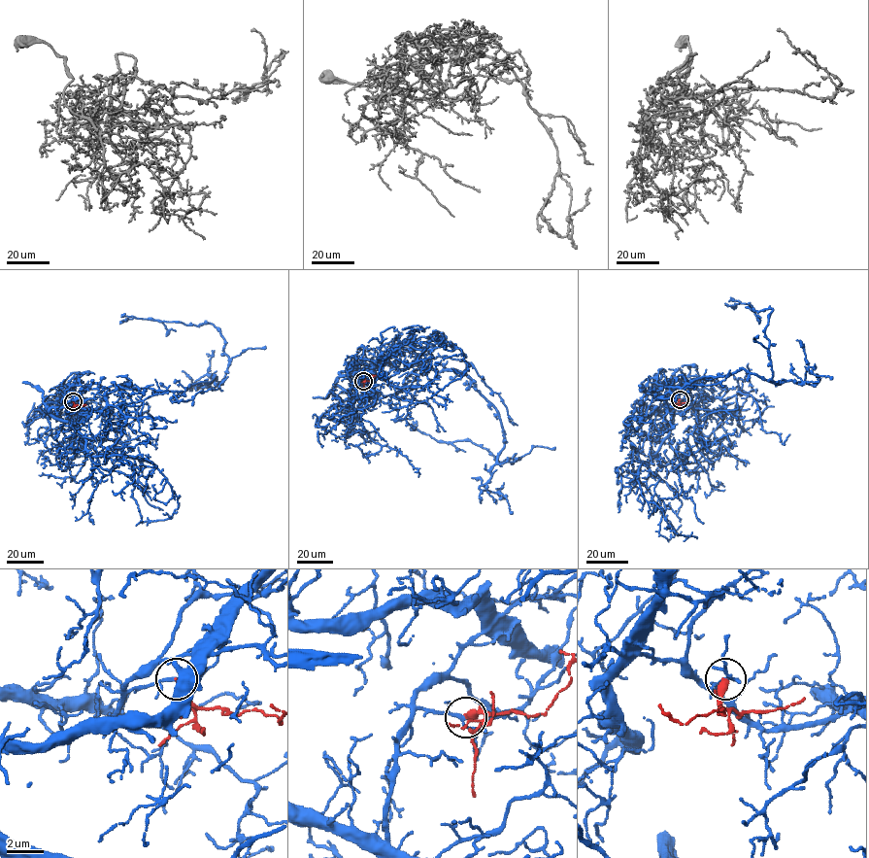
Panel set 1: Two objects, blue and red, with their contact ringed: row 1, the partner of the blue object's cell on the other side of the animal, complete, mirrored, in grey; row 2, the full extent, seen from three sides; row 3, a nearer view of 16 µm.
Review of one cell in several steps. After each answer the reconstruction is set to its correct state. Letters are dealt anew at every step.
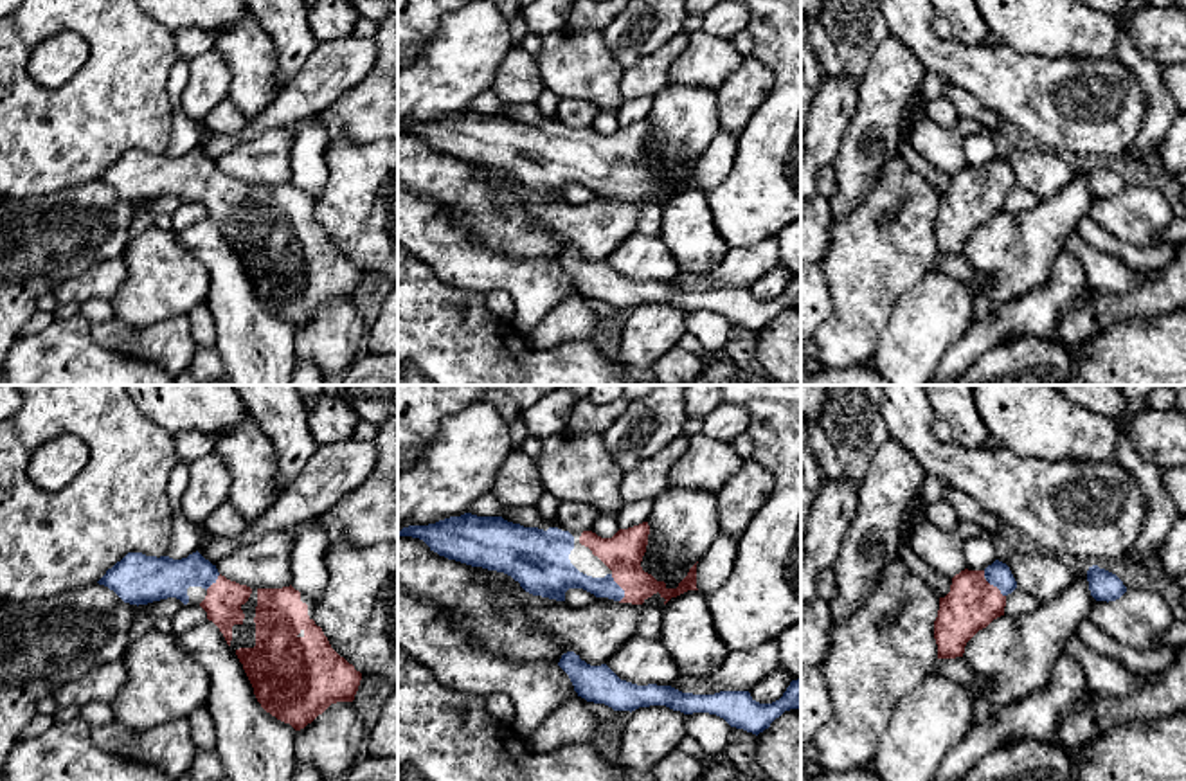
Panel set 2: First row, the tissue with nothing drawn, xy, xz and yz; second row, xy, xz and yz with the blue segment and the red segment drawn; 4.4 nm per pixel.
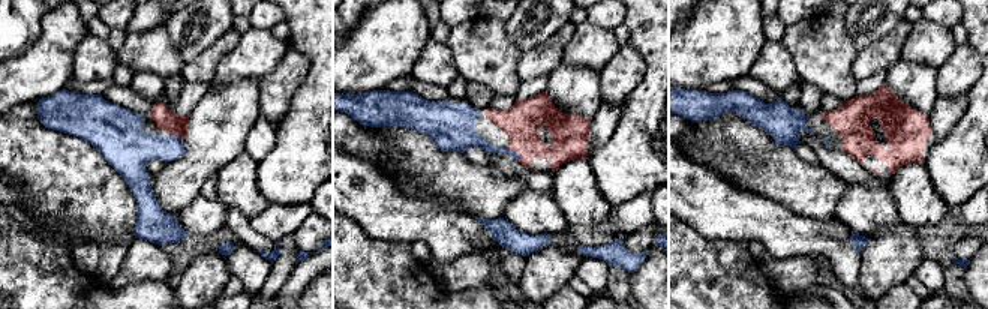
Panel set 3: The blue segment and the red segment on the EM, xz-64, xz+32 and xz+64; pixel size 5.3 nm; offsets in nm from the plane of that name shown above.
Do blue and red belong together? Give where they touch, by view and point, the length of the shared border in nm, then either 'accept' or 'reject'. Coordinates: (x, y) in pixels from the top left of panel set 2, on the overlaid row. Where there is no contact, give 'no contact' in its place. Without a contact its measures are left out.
xz (621, 589) | 130 nm | accept

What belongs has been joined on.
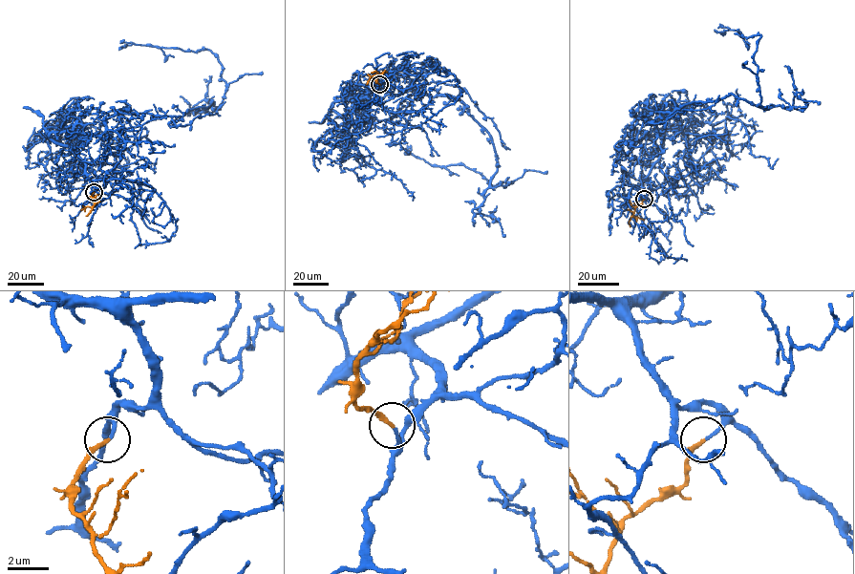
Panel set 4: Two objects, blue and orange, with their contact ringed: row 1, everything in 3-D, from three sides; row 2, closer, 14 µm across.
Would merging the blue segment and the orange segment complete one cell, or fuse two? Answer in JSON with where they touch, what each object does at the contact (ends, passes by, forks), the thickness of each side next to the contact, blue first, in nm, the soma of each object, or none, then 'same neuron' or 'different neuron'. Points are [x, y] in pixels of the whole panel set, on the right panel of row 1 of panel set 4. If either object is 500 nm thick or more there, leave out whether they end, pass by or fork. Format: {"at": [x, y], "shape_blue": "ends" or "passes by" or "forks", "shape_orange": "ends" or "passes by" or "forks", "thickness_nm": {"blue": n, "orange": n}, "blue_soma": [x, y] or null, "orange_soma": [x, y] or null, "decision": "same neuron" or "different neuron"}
{"at": [644, 199], "shape_blue": "ends", "shape_orange": "ends", "thickness_nm": {"blue": 130, "orange": 200}, "blue_soma": null, "orange_soma": null, "decision": "same neuron"}

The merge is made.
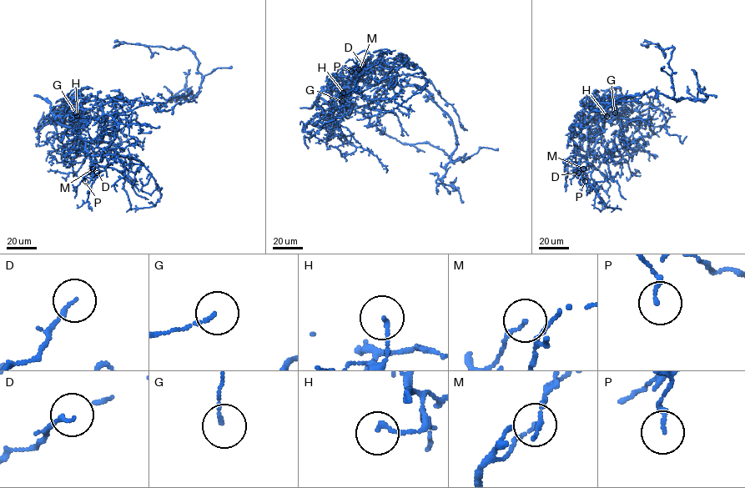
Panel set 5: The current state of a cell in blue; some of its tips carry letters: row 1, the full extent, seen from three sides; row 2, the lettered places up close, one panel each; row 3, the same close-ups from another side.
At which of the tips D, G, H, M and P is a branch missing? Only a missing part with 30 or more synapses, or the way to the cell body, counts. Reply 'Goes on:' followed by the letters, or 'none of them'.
Goes on: none of them

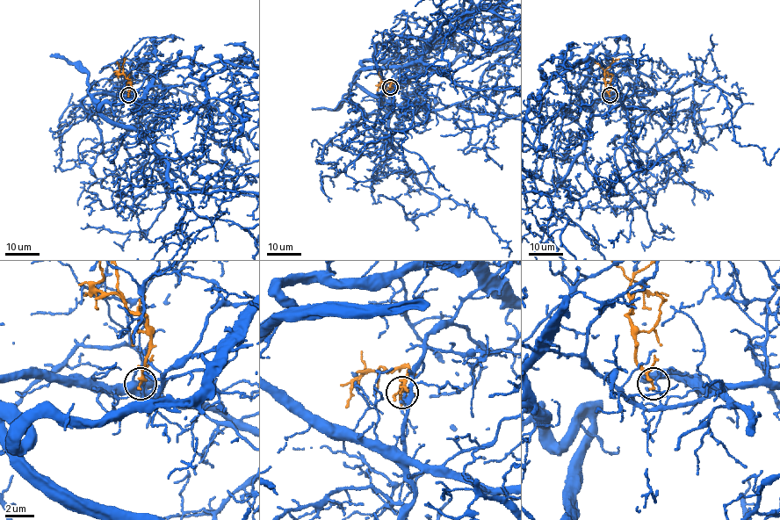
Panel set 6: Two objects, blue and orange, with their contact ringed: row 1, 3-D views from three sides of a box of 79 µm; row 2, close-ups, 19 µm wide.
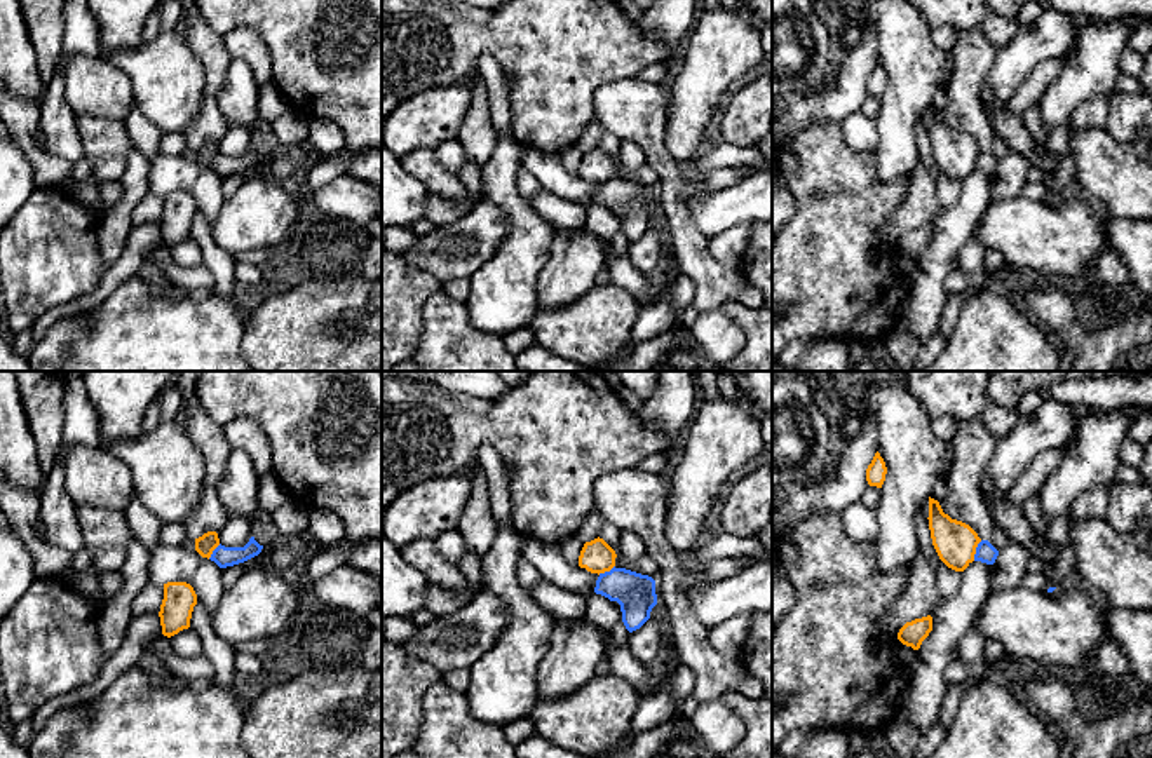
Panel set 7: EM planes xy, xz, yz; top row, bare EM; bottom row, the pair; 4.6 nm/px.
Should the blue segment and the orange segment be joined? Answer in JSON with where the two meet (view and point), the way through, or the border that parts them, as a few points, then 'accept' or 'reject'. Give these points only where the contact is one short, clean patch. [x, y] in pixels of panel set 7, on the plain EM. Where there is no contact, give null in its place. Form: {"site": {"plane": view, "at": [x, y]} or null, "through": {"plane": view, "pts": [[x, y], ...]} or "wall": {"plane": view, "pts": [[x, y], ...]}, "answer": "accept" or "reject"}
{"site": {"plane": "yz", "at": [976, 161]}, "wall": {"plane": "yz", "pts": [[982, 150], [973, 169]]}, "answer": "reject"}

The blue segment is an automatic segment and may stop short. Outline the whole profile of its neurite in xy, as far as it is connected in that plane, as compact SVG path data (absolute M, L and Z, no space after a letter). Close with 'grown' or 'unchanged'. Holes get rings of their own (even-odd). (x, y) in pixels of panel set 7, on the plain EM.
M254 146L244 157L225 157L218 155L213 164L211 171L214 171L220 178L234 176L244 173L261 162L263 155L260 155Z | unchanged

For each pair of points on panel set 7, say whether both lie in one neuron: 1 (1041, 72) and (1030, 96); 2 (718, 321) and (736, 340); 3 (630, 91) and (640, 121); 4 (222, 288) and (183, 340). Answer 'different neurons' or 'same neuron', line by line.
1: same neuron
2: same neuron
3: same neuron
4: different neurons

